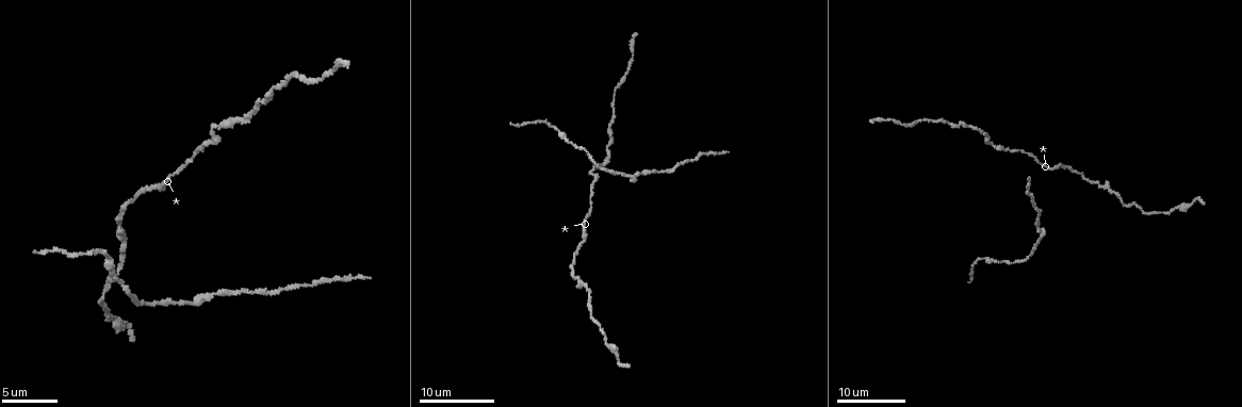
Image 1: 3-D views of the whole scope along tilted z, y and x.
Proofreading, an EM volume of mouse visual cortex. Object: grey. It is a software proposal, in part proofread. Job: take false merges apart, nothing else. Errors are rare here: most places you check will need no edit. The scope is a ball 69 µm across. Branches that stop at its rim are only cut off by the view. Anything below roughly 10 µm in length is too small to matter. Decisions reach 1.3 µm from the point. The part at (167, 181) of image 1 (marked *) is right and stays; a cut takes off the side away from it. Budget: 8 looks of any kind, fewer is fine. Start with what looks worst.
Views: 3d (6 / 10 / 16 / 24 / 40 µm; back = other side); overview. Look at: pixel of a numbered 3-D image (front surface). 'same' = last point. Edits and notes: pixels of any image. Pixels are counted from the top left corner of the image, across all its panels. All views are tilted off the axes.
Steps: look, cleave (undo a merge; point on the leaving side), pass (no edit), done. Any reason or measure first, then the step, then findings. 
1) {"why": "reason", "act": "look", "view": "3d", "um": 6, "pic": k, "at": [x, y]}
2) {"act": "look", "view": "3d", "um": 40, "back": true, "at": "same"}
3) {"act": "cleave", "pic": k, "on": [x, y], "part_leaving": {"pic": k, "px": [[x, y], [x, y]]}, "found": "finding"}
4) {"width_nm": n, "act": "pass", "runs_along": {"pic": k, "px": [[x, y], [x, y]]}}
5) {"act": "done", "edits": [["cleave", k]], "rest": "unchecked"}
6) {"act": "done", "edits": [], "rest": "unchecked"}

{"why": "a narrow waist", "act": "look", "view": "3d", "um": 16, "pic": 1, "at": [215, 126]}

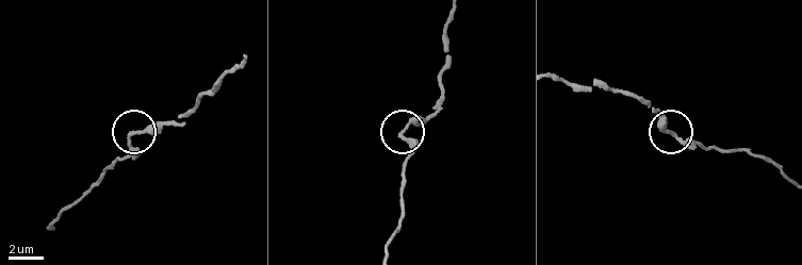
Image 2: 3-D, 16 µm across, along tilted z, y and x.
{"why": "zoom in", "act": "look", "view": "3d", "um": 6, "pic": 2, "at": [137, 130]}

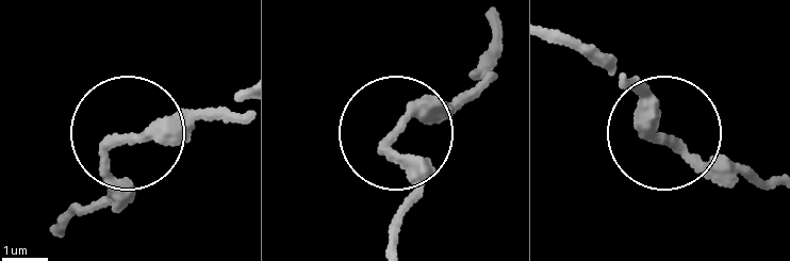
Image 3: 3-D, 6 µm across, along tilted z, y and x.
{"act": "pass", "runs_along": {"pic": 3, "px": [[779, 184], [664, 140], [625, 76]]}, "found": "one cell here"}

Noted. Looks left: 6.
{"why": "side arm on a straight run", "act": "look", "view": "3d", "um": 16, "pic": 1, "at": [584, 283]}

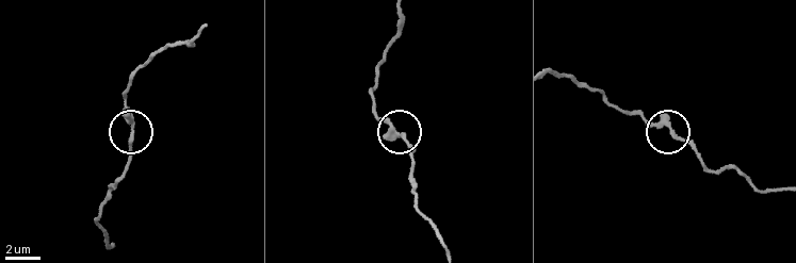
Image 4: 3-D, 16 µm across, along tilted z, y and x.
{"act": "look", "view": "3d", "um": 10, "pic": 4, "at": [402, 134]}

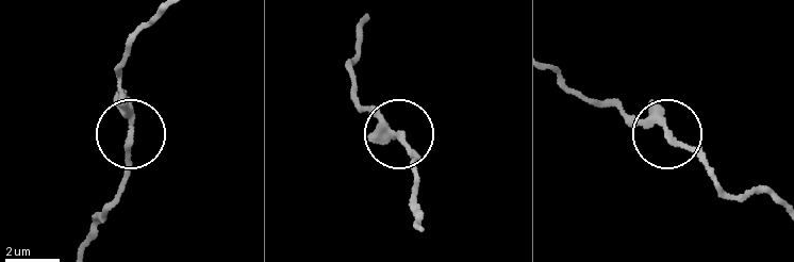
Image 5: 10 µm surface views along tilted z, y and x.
{"act": "pass", "runs_along": {"pic": 5, "px": [[366, 23], [351, 68], [356, 100], [418, 162]]}, "found": "continuous, no second cell"}

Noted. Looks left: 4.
{"why": "calibre changes", "act": "look", "view": "3d", "um": 16, "pic": 1, "at": [612, 141]}

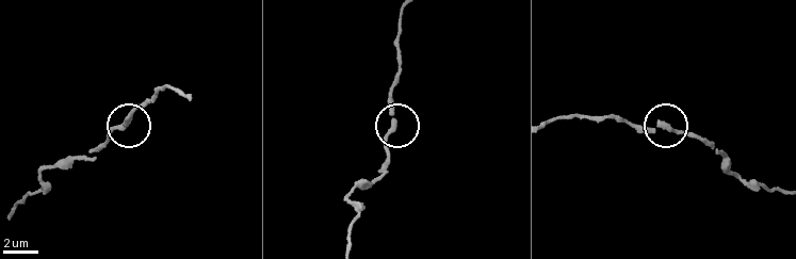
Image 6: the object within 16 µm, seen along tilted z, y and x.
{"why": "zoom in", "act": "look", "view": "3d", "um": 6, "pic": 6, "at": [122, 127]}

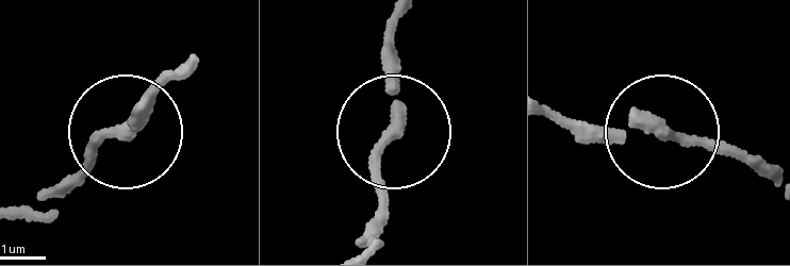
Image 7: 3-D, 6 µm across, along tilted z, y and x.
{"act": "pass", "runs_along": {"pic": 7, "px": [[772, 166], [649, 126], [603, 134], [548, 118]]}, "found": "continuous, no second cell"}

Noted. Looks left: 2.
{"why": "thick turns thin", "act": "look", "view": "3d", "um": 24, "pic": 1, "at": [1036, 226]}

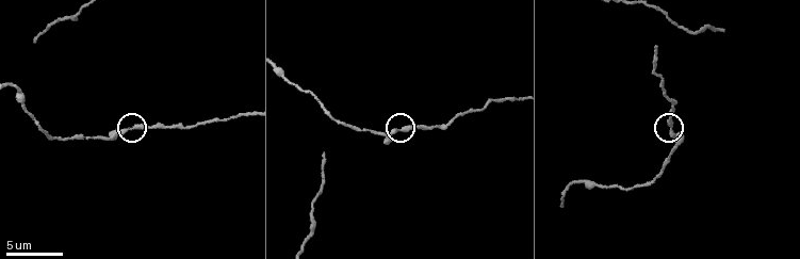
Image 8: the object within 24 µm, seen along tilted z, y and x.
{"act": "look", "view": "3d", "um": 10, "pic": 8, "at": [403, 128]}

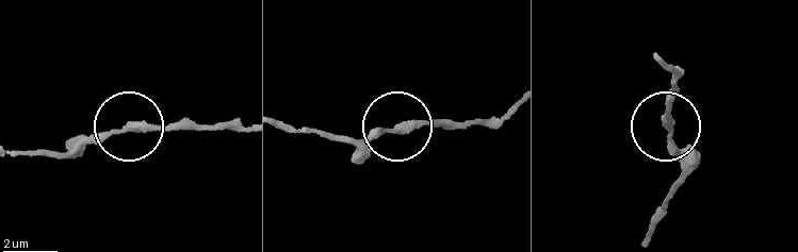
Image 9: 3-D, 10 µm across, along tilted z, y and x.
{"act": "pass", "found": "continuous, no second cell"}

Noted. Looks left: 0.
{"act": "done", "edits": [], "rest": "unchecked"}

